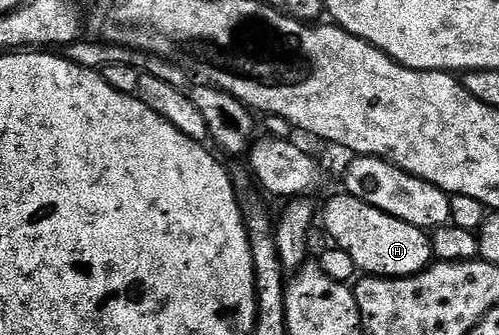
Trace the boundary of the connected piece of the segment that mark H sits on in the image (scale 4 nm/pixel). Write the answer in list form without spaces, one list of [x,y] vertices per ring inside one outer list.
[[[346,192],[335,194],[321,206],[321,226],[327,229],[334,245],[340,250],[349,252],[349,260],[353,260],[356,271],[373,278],[408,278],[420,274],[432,265],[432,235],[426,230],[417,228],[405,220],[397,220],[397,216],[389,216],[389,212],[381,212],[381,208],[373,208],[373,204],[365,204],[357,196]]]

